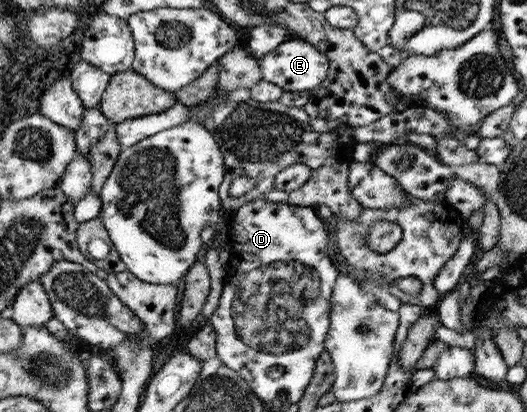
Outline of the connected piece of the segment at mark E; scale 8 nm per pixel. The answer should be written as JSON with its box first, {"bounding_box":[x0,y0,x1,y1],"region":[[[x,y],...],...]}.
{"bounding_box":[258,38,330,91],"region":[[[288,38],[278,48],[258,59],[263,80],[275,83],[285,91],[304,91],[318,88],[327,79],[330,59],[320,53],[311,42],[299,38]]]}

